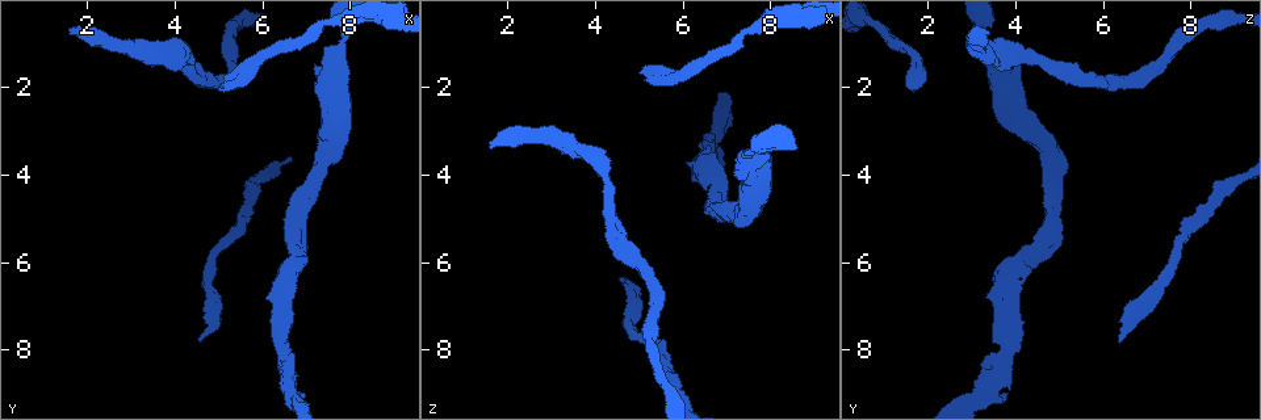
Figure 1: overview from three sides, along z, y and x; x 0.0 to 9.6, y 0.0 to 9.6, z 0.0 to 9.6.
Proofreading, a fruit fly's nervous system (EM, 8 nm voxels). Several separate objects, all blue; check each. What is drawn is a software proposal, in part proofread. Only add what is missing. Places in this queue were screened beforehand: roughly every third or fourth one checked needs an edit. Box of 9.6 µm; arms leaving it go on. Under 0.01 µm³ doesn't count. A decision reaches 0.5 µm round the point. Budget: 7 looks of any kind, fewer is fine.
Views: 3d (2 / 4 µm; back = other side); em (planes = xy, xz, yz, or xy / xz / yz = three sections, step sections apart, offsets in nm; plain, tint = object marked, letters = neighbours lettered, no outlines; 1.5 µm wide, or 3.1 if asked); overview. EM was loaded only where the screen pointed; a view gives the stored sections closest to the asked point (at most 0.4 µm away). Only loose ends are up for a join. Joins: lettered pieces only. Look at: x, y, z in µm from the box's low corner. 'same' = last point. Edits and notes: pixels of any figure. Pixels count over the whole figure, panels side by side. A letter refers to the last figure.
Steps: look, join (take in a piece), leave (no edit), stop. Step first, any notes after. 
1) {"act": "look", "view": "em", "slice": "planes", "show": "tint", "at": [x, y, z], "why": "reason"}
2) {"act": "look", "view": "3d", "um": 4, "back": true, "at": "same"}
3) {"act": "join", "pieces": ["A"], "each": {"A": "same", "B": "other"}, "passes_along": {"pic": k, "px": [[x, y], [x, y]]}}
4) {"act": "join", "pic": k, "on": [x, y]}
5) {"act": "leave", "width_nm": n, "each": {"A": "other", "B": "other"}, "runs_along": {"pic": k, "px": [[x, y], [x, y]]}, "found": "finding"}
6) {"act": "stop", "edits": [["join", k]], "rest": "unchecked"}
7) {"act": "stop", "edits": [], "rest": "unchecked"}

{"act": "look", "view": "em", "slice": "planes", "show": "letters", "at": [5.00, 2.05, 1.70], "why": "end of a long branch"}

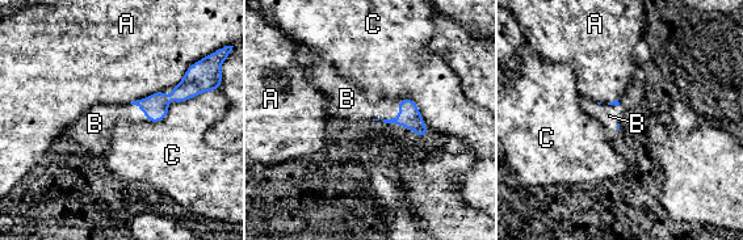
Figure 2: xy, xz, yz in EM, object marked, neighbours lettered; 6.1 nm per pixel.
{"act": "join", "pieces": ["B"], "each": {"A": "other", "B": "same", "C": "other"}, "passes_along": {"pic": 2, "px": [[410, 117], [401, 113], [360, 109]]}, "found": "it goes on there"}

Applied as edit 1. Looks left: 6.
{"act": "look", "view": "overview"}

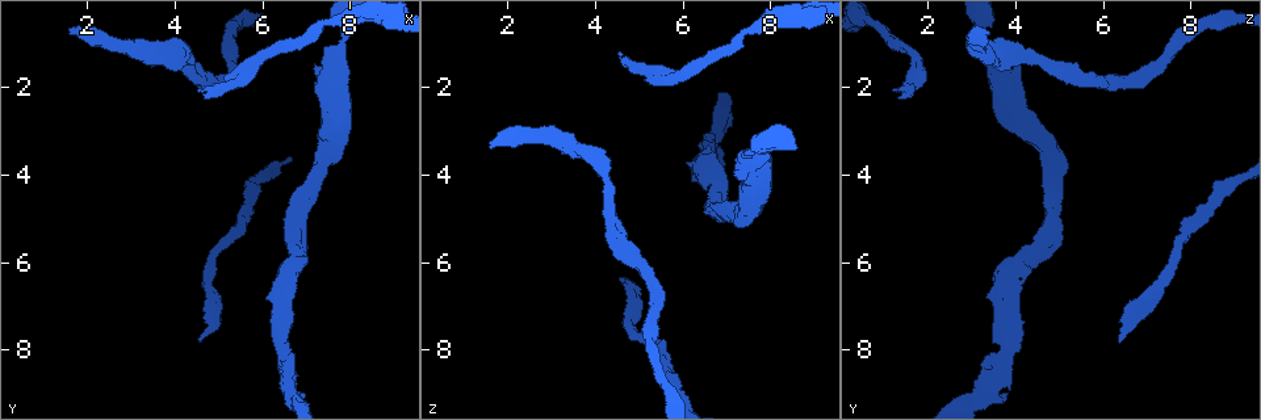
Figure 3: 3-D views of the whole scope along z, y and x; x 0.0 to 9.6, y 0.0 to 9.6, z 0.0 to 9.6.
{"act": "look", "view": "3d", "um": 2, "at": [1.55, 0.75, 3.40], "why": "branch stops here"}

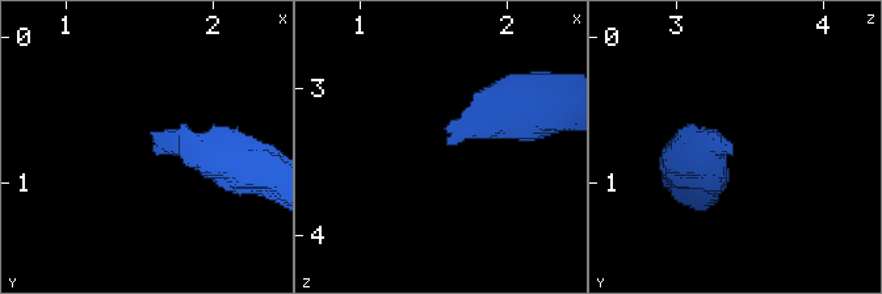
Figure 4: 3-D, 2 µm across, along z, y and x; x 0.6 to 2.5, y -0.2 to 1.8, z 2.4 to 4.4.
{"act": "look", "view": "em", "slice": "xy", "step": 8, "show": "letters", "at": [1.62, 0.80, 3.38]}

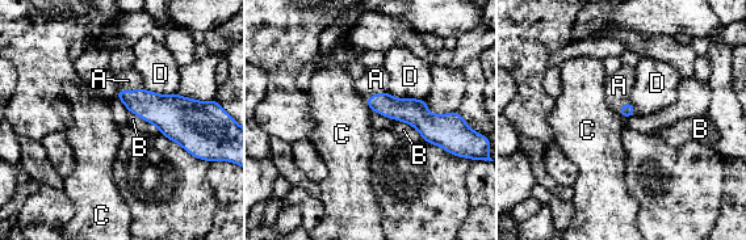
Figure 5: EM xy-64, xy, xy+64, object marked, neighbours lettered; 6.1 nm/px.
{"act": "join", "pieces": ["A"], "each": {"A": "same", "B": "other", "C": "other", "D": "other"}, "passes_along": {"pic": 5, "px": [[163, 112], [129, 91], [128, 80]]}, "found": "the neuron continues"}

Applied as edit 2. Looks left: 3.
{"act": "look", "view": "em", "slice": "xy", "step": 8, "show": "tint", "at": [4.60, 7.10, 6.55], "why": "free end"}

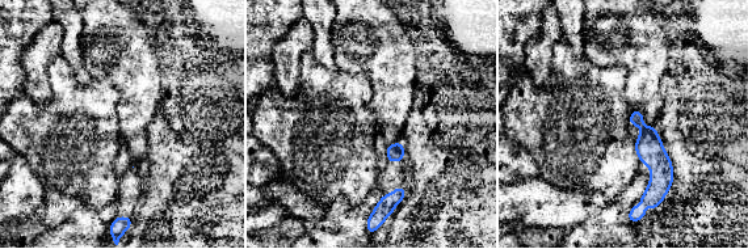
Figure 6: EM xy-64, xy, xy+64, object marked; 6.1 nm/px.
{"act": "look", "view": "em", "slice": "planes", "show": "letters", "at": "same"}

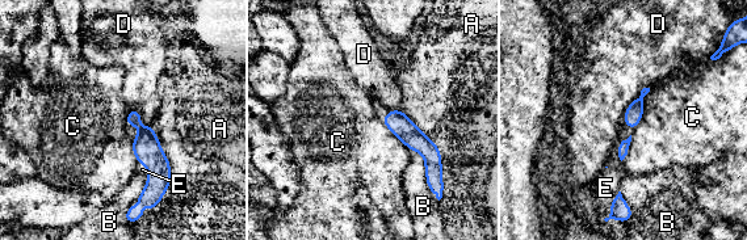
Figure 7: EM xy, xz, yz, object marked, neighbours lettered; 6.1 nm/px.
{"act": "join", "pieces": ["E"], "each": {"A": "other", "B": "other", "C": "other", "D": "other", "E": "same"}, "passes_along": {"pic": 7, "px": [[146, 147], [149, 169], [142, 169]]}, "found": "it goes on there"}

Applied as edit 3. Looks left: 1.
{"act": "stop", "edits": [["join", 2], ["join", 5], ["join", 7]], "rest": "unchecked"}

